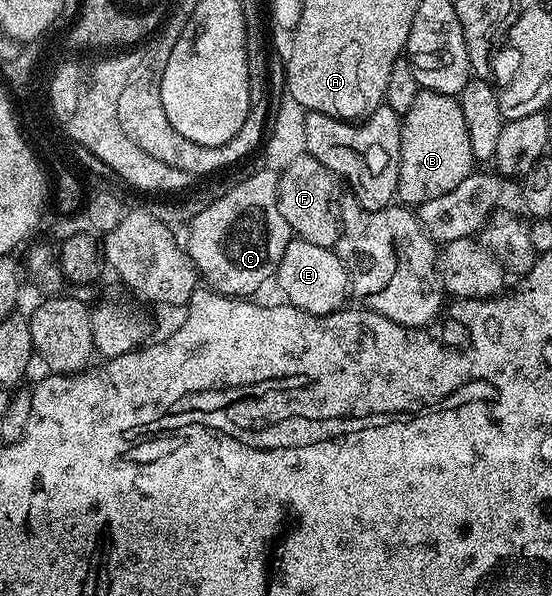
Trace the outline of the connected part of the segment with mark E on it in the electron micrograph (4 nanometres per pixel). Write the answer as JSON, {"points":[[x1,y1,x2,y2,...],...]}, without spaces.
{"points":[[296,237,285,248,285,256,281,256,281,264,277,271,277,283,283,289,288,303,301,308,310,314,334,314,344,309,346,298,349,298,351,276,347,265,339,259,334,249,309,244,304,238]]}

